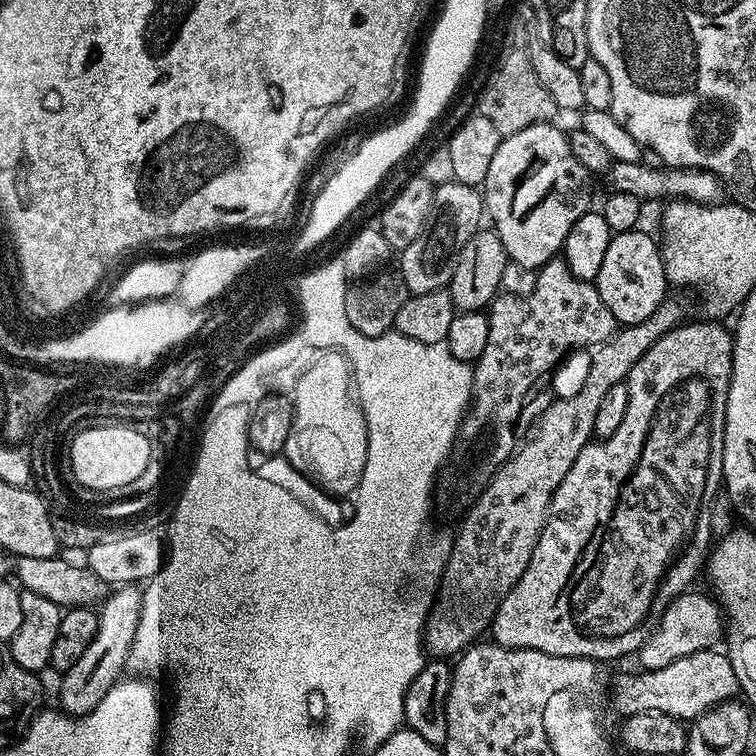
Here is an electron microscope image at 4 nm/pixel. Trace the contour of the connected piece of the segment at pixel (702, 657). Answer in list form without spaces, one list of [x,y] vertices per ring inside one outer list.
[[[703,648],[701,652],[678,658],[662,670],[637,671],[637,676],[624,676],[614,688],[614,708],[627,718],[639,712],[661,712],[681,722],[696,720],[704,712],[710,712],[740,692],[732,660],[720,650]]]

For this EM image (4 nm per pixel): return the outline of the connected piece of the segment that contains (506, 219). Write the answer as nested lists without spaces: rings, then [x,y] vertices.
[[[549,122],[526,126],[526,130],[518,130],[518,134],[503,137],[490,161],[490,170],[486,170],[482,185],[486,216],[489,221],[492,219],[491,227],[500,236],[508,259],[515,267],[517,264],[520,268],[539,270],[548,261],[557,259],[566,242],[566,234],[570,234],[570,226],[593,207],[592,192],[584,188],[590,179],[589,170],[574,158],[566,132],[554,125]]]

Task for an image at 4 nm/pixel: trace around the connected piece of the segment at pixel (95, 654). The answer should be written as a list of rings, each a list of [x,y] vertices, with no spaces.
[[[120,586],[113,592],[116,593],[113,596],[111,593],[99,605],[98,631],[94,636],[94,642],[86,646],[86,654],[82,654],[82,658],[78,658],[78,662],[74,662],[74,666],[70,666],[70,670],[63,673],[61,679],[64,681],[60,684],[59,707],[73,718],[84,716],[90,710],[94,710],[94,706],[98,706],[98,702],[106,698],[108,691],[126,672],[128,655],[142,614],[144,594],[136,586]]]

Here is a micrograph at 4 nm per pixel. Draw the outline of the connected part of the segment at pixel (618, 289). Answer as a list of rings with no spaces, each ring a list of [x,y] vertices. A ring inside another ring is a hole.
[[[641,230],[615,233],[606,246],[606,259],[602,262],[602,270],[598,270],[594,281],[598,294],[610,310],[617,325],[627,326],[640,324],[658,310],[658,306],[666,299],[666,290],[670,285],[664,273],[664,258],[661,245],[652,236]]]

